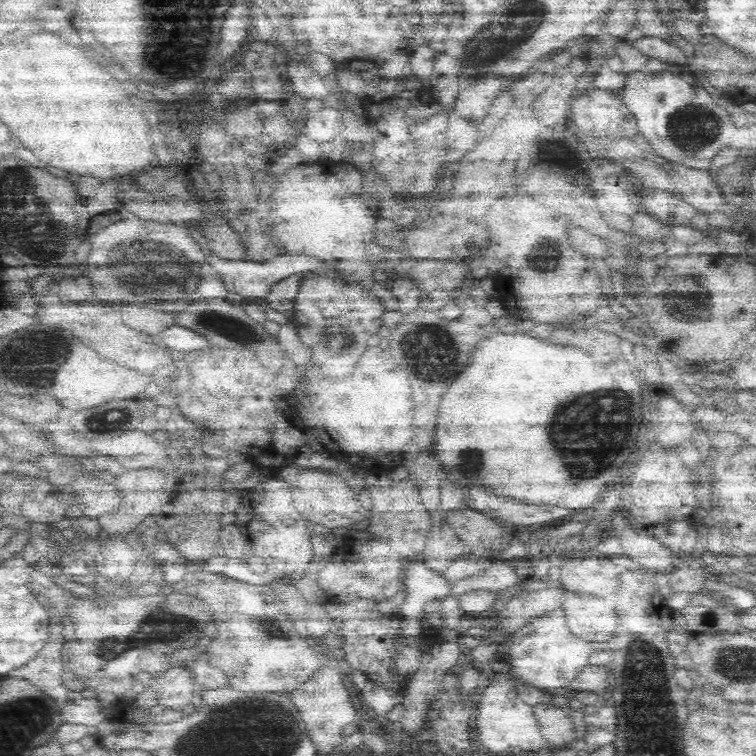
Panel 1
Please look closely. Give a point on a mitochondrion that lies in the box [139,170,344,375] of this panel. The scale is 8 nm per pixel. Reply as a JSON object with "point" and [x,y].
{"point":[228,328]}

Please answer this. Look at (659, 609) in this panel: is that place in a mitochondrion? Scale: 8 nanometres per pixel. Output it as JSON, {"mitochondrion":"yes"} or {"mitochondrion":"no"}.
{"mitochondrion":"no"}

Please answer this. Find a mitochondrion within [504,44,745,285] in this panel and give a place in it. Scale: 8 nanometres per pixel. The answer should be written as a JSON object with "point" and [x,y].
{"point":[690,128]}

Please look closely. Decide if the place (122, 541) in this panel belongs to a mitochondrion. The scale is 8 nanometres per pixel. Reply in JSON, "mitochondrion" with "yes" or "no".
{"mitochondrion":"no"}

